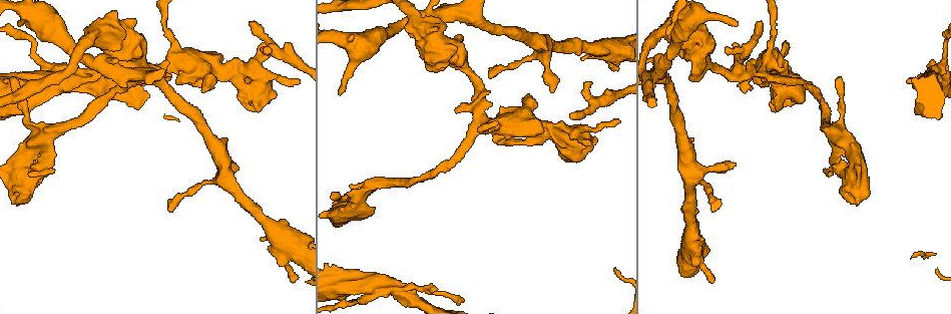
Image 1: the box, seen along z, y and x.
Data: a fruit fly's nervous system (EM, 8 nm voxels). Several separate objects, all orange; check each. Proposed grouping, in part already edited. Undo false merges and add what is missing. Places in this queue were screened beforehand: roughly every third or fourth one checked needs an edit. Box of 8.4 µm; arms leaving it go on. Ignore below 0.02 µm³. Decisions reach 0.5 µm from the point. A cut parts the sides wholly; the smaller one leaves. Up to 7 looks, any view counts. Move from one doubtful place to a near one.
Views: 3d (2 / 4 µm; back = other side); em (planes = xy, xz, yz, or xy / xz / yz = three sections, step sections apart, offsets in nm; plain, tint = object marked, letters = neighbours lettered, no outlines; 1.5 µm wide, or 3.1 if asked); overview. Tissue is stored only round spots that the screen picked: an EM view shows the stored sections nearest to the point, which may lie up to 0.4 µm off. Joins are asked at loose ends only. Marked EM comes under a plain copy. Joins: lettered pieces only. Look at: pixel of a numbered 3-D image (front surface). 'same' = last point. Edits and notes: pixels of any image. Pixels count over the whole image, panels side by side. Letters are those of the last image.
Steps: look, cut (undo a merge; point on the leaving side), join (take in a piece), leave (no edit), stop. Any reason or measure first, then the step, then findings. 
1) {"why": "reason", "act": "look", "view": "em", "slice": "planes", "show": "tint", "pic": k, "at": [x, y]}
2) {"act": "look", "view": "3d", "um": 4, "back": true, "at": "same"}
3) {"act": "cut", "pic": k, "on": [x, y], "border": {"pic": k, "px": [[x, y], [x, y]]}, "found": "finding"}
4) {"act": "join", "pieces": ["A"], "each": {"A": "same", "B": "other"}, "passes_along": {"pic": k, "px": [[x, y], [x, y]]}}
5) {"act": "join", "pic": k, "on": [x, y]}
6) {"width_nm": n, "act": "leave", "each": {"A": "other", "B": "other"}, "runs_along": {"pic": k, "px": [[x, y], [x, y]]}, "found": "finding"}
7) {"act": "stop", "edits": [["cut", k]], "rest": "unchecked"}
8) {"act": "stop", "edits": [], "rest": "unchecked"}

{"act": "look", "view": "3d", "um": 2, "back": true, "pic": 1, "at": [572, 116]}

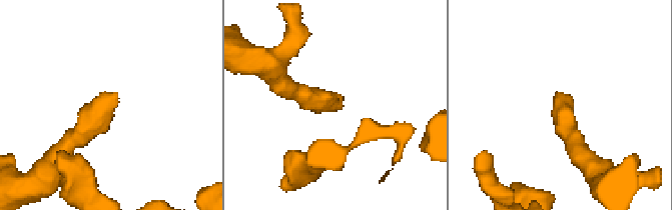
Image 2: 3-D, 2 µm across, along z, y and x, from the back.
{"why": "now the EM", "act": "look", "view": "em", "slice": "planes", "show": "letters", "pic": 2, "at": [342, 109]}

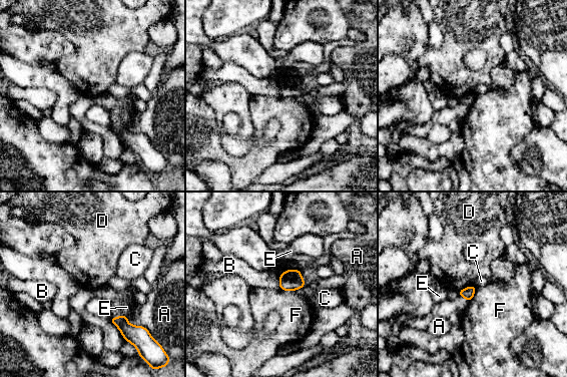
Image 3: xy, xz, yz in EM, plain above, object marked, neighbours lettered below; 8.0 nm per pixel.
{"act": "leave", "each": {"A": "other", "B": "other", "C": "other", "D": "other", "E": "other", "F": "other"}, "border": {"pic": 3, "px": [[476, 287], [474, 296], [469, 302]]}, "found": "no lettered piece goes on from it"}

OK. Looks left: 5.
{"why": "stops while still wide", "act": "look", "view": "em", "slice": "planes", "show": "tint", "pic": 1, "at": [202, 92]}

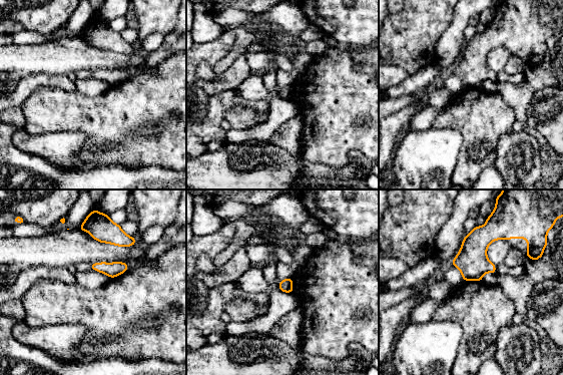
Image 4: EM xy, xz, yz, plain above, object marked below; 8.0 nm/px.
{"act": "look", "view": "em", "slice": "planes", "show": "letters", "at": "same"}

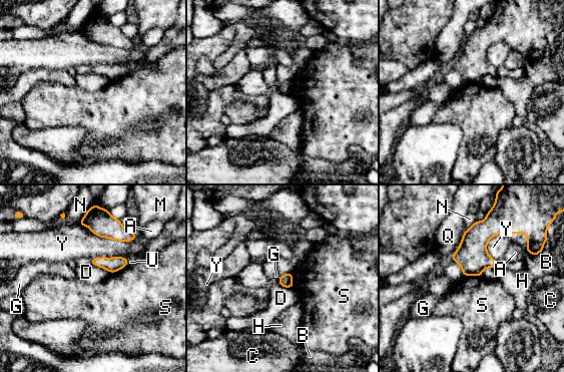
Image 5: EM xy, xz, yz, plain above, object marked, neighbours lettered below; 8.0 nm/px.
{"act": "leave", "each": {"A": "other", "B": "other", "C": "other", "D": "other", "G": "other", "H": "other", "M": "other", "N": "other", "Q": "other", "S": "other", "U": "other", "Y": "other"}, "found": "no lettered piece goes on from it"}

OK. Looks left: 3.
{"why": "sudden change in width", "act": "look", "view": "3d", "um": 4, "pic": 1, "at": [370, 40]}

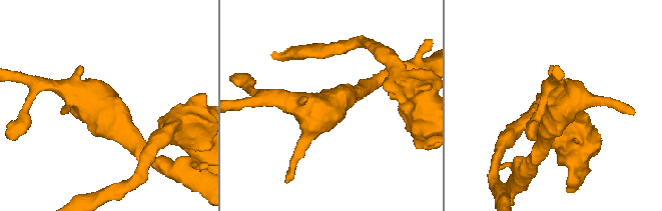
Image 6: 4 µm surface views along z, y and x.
{"act": "look", "view": "em", "slice": "planes", "show": "tint", "pic": 6, "at": [330, 103]}

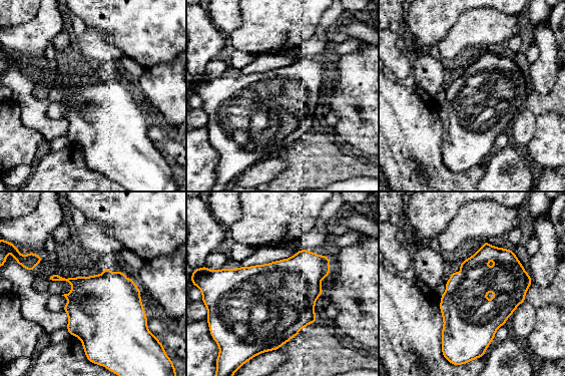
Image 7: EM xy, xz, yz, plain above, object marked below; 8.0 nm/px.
{"why": "what lies round it", "act": "look", "view": "em", "slice": "planes", "show": "letters", "at": "same"}

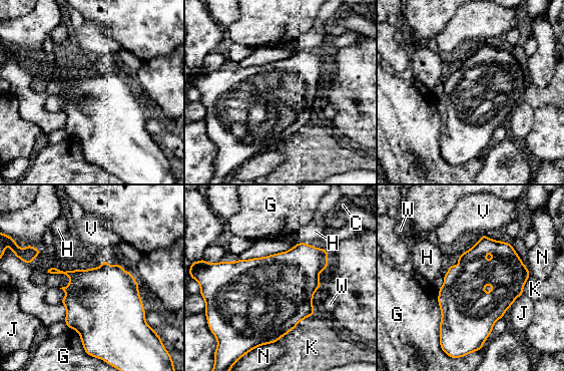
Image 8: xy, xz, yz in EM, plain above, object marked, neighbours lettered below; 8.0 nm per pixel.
{"longest_contact_nm": ["G", 440], "act": "leave", "each": {"C": "other", "G": "other", "H": "other", "J": "other", "K": "other", "N": "other", "V": "other", "W": "other"}, "border": {"pic": 8, "px": [[438, 289], [441, 313], [440, 342]]}, "found": "continuous, no second neuron"}

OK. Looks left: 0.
{"act": "stop", "edits": [], "rest": "unchecked"}

